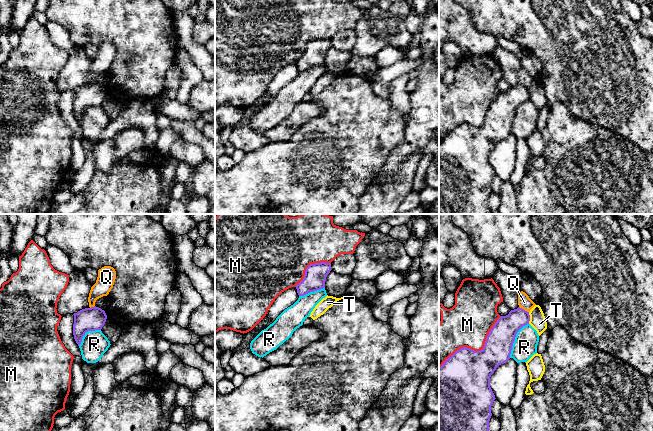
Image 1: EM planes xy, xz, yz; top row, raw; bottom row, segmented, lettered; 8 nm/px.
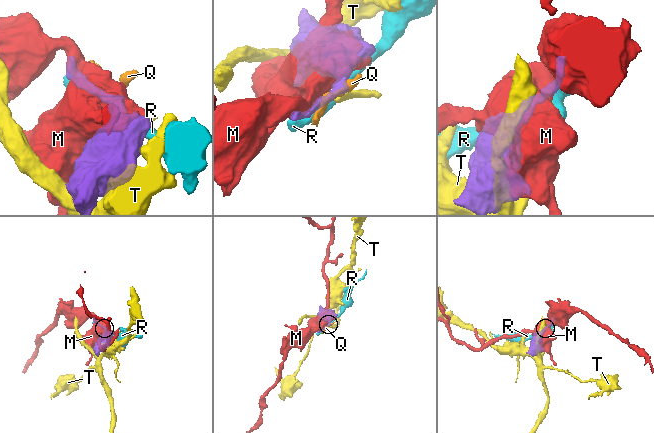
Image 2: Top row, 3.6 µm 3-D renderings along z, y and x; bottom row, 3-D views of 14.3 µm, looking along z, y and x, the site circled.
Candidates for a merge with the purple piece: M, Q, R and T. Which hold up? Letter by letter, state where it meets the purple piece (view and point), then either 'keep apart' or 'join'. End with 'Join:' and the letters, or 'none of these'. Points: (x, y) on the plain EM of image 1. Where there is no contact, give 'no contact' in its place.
M: yz (476, 127) | keep apart
Q: yz (523, 85) | keep apart
R: yz (514, 115) | keep apart
T: yz (529, 94) | keep apart
Join: none of these

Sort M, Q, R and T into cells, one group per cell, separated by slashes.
M / Q / R / T

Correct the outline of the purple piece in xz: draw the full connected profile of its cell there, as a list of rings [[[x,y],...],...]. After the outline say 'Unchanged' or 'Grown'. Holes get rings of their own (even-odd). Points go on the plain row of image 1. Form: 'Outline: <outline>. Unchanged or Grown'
Outline: [[[330,39],[310,40],[305,47],[303,56],[295,63],[299,72],[304,72],[310,68],[314,68],[325,64],[327,51],[331,47]]]. Unchanged

